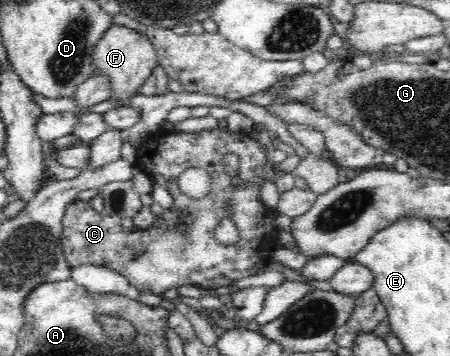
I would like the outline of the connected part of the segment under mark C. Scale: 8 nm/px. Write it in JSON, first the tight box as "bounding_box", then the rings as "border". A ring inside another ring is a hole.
{"bounding_box":[62,126,285,295],"border":[[[219,126],[199,132],[174,131],[174,134],[151,138],[145,144],[145,158],[141,156],[141,168],[149,174],[152,180],[169,191],[173,197],[171,208],[162,211],[147,225],[133,225],[133,228],[123,228],[114,215],[105,212],[97,212],[89,201],[75,200],[67,205],[62,218],[62,251],[70,267],[92,264],[101,268],[109,269],[127,279],[129,285],[133,286],[139,293],[162,295],[171,290],[179,289],[181,286],[195,286],[203,289],[217,289],[231,286],[238,280],[247,276],[259,275],[263,266],[271,262],[272,252],[277,248],[277,227],[273,224],[273,210],[261,201],[261,190],[267,182],[276,184],[285,173],[279,168],[271,157],[271,152],[258,142],[249,138],[246,133],[229,132],[227,128]],[[230,153],[237,156],[236,173],[243,179],[255,180],[253,188],[245,190],[233,190],[228,183],[228,175],[225,173],[225,154]],[[189,170],[204,170],[208,174],[207,192],[199,198],[191,196],[179,186],[179,178]],[[229,218],[232,220],[240,234],[240,244],[224,246],[217,242],[214,237],[215,227]]]}

